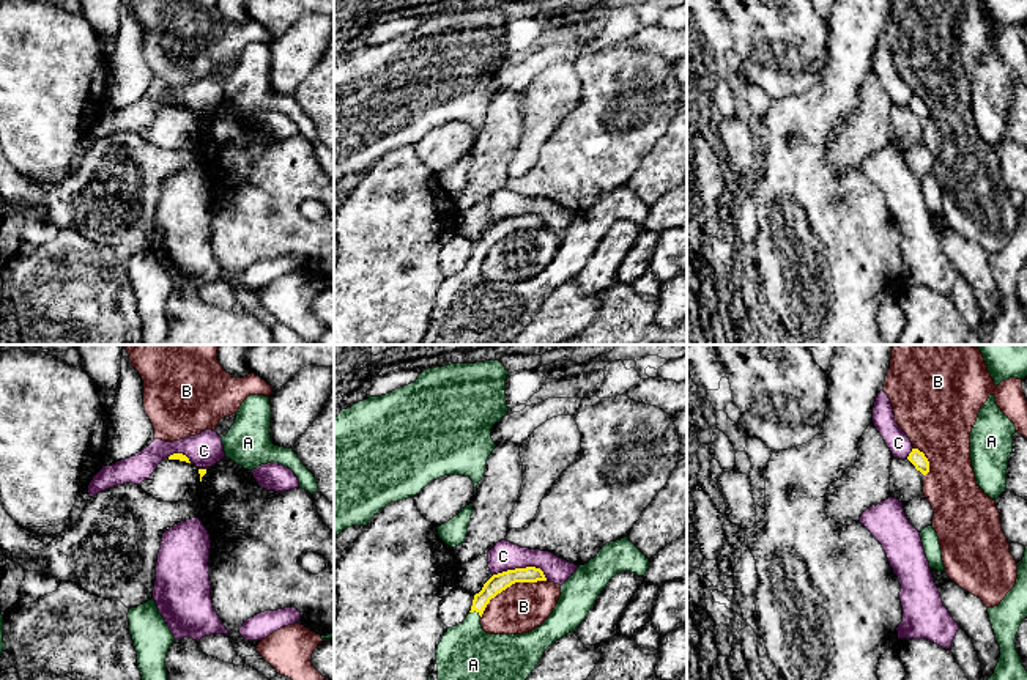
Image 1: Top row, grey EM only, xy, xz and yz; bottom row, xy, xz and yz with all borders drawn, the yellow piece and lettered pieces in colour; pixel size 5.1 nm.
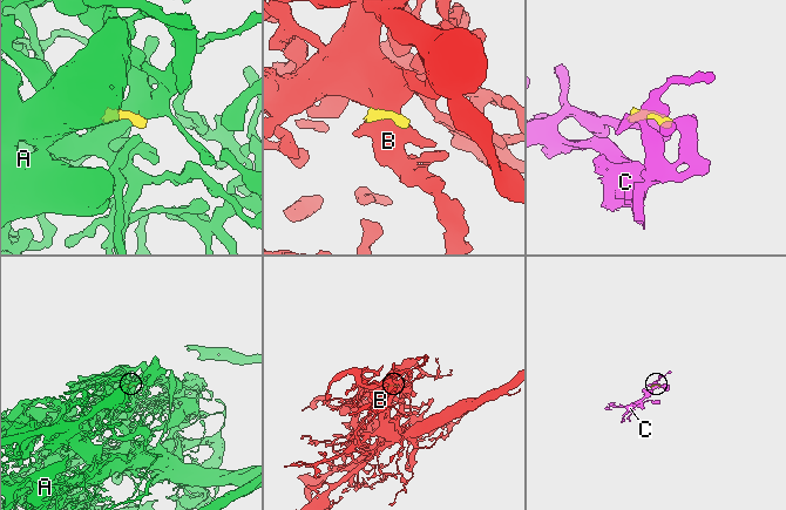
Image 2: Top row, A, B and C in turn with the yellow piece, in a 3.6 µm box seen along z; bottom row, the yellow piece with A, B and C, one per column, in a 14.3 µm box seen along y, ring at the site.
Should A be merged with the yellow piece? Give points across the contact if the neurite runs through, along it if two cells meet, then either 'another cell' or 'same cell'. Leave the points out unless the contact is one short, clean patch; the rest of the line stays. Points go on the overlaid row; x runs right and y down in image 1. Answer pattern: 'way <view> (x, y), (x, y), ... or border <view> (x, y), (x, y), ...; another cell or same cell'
same cell

